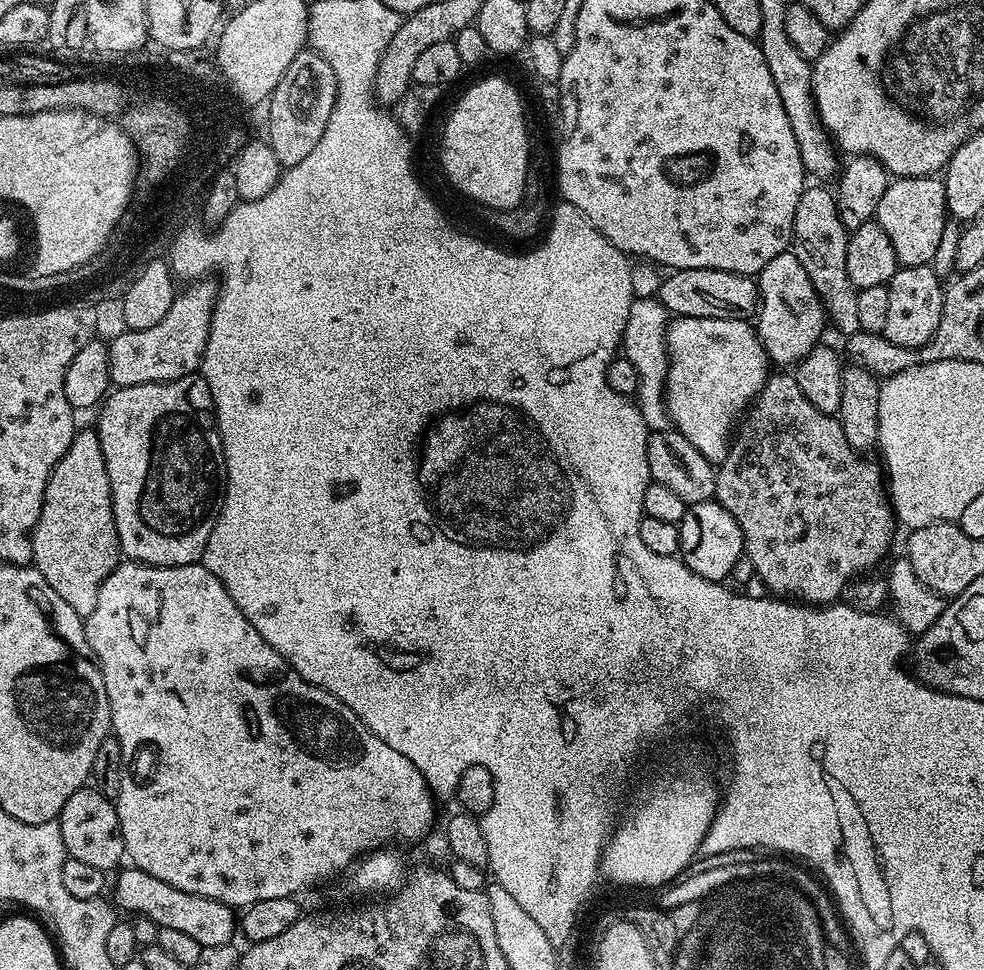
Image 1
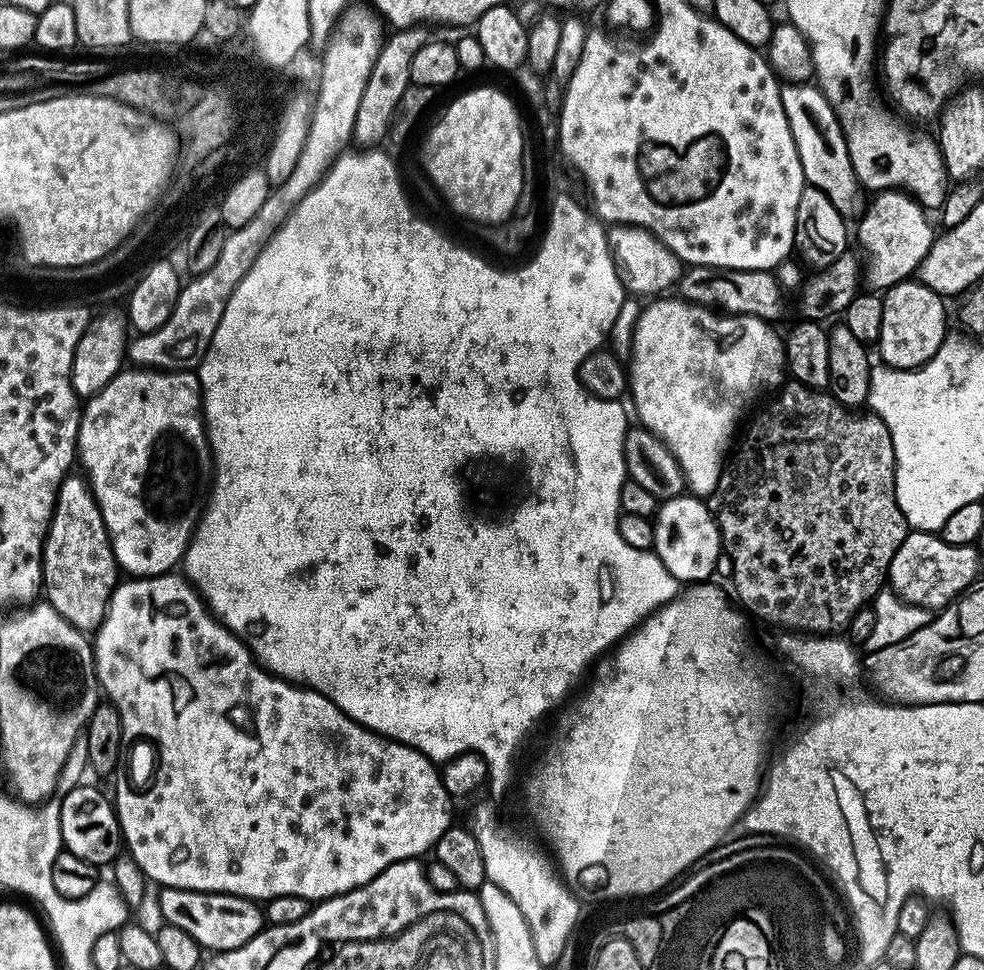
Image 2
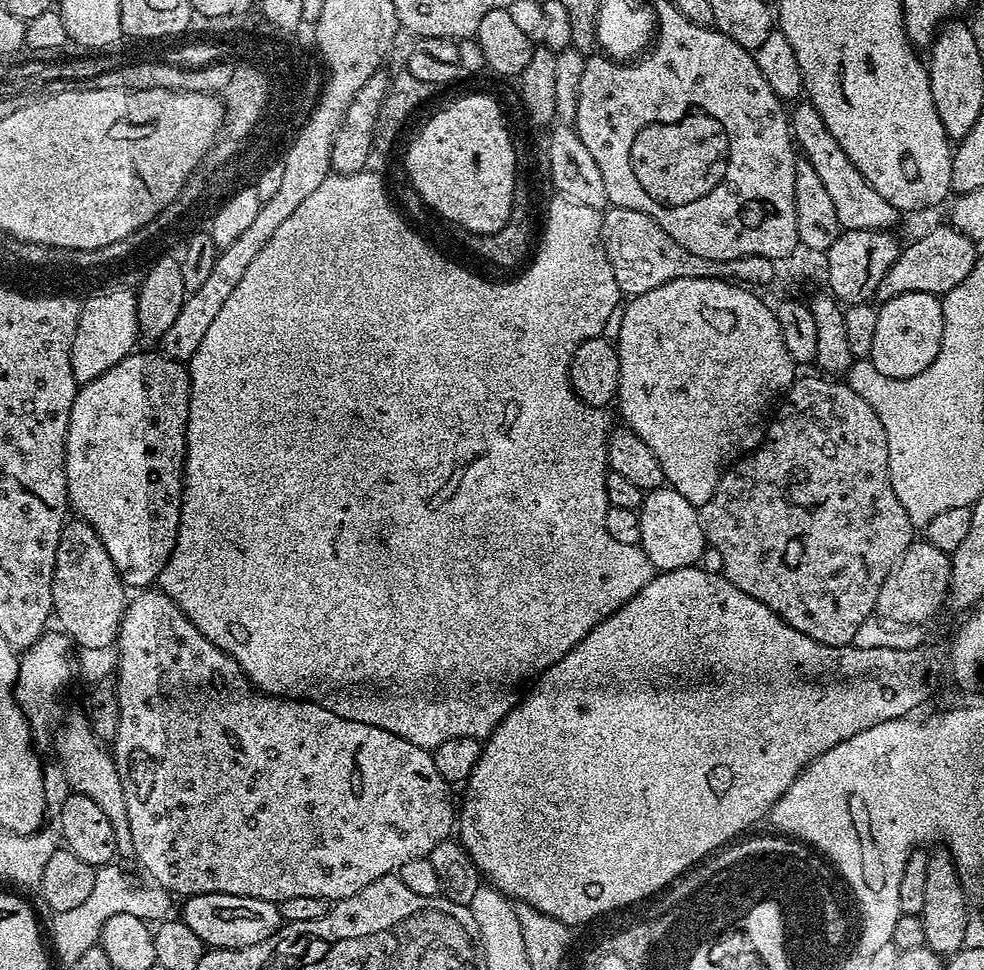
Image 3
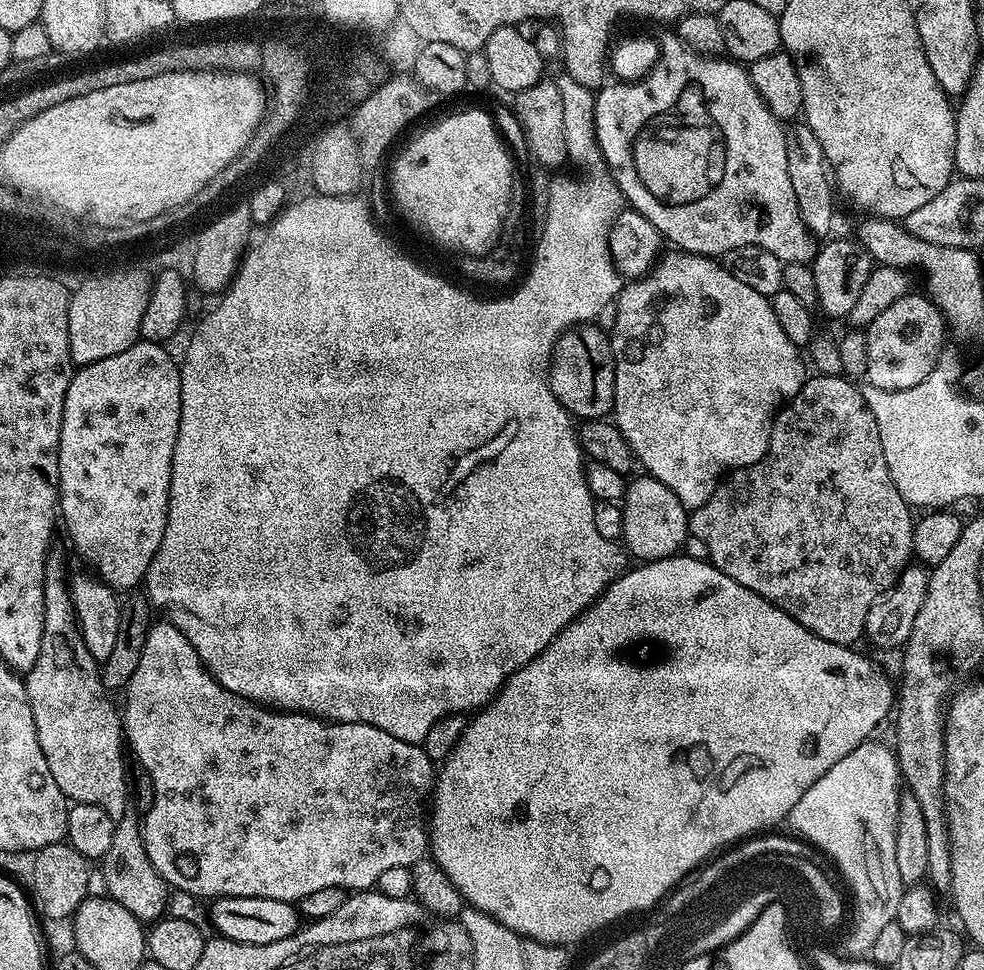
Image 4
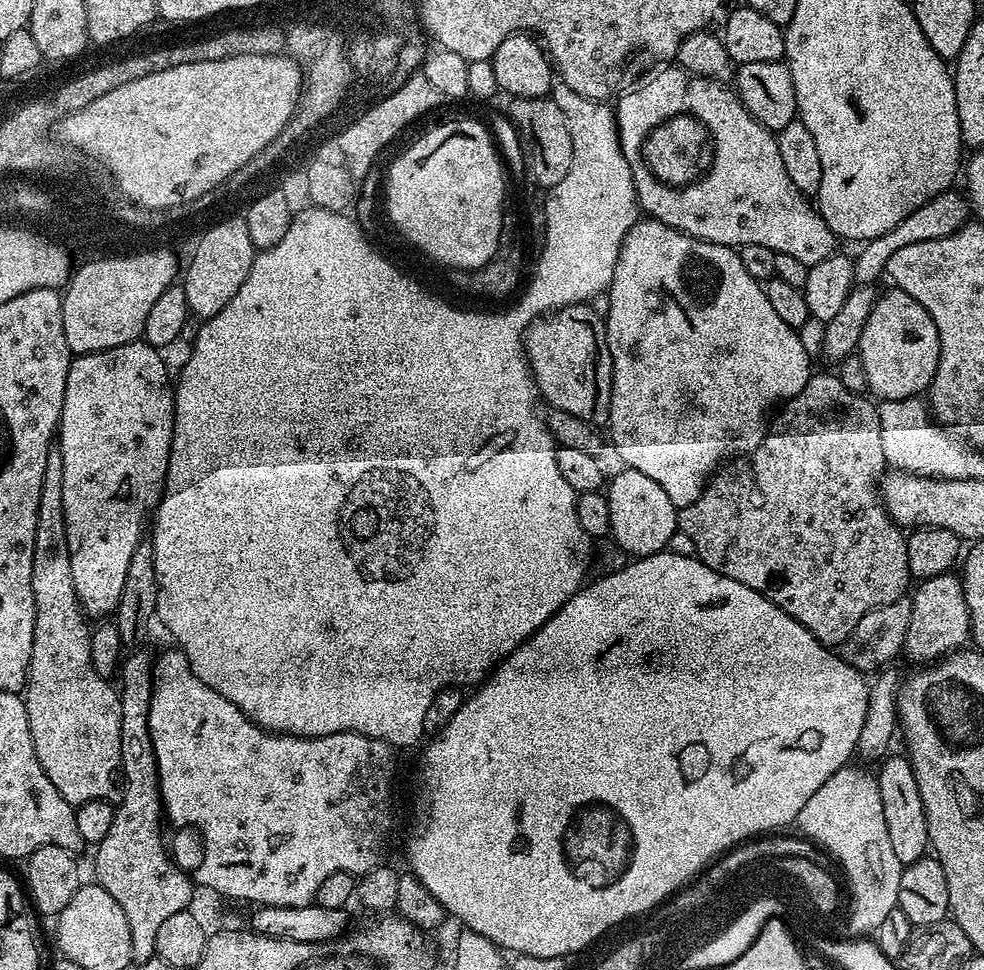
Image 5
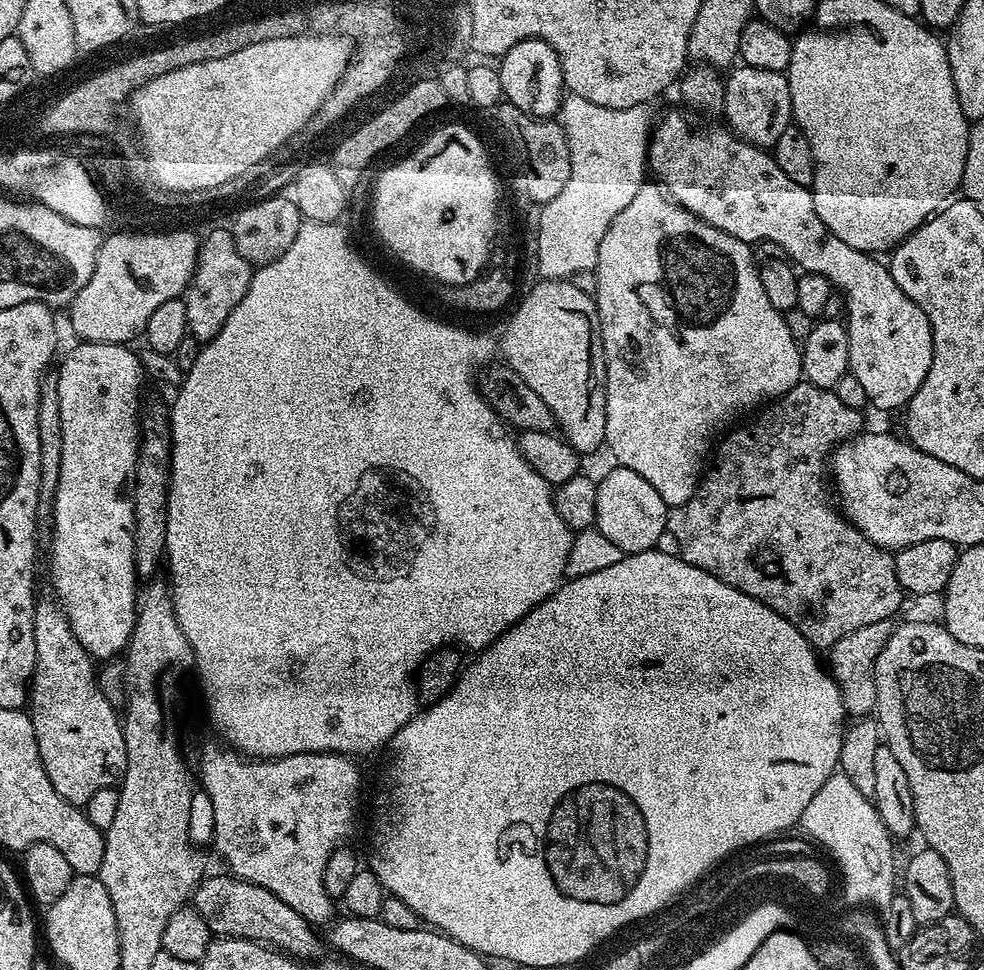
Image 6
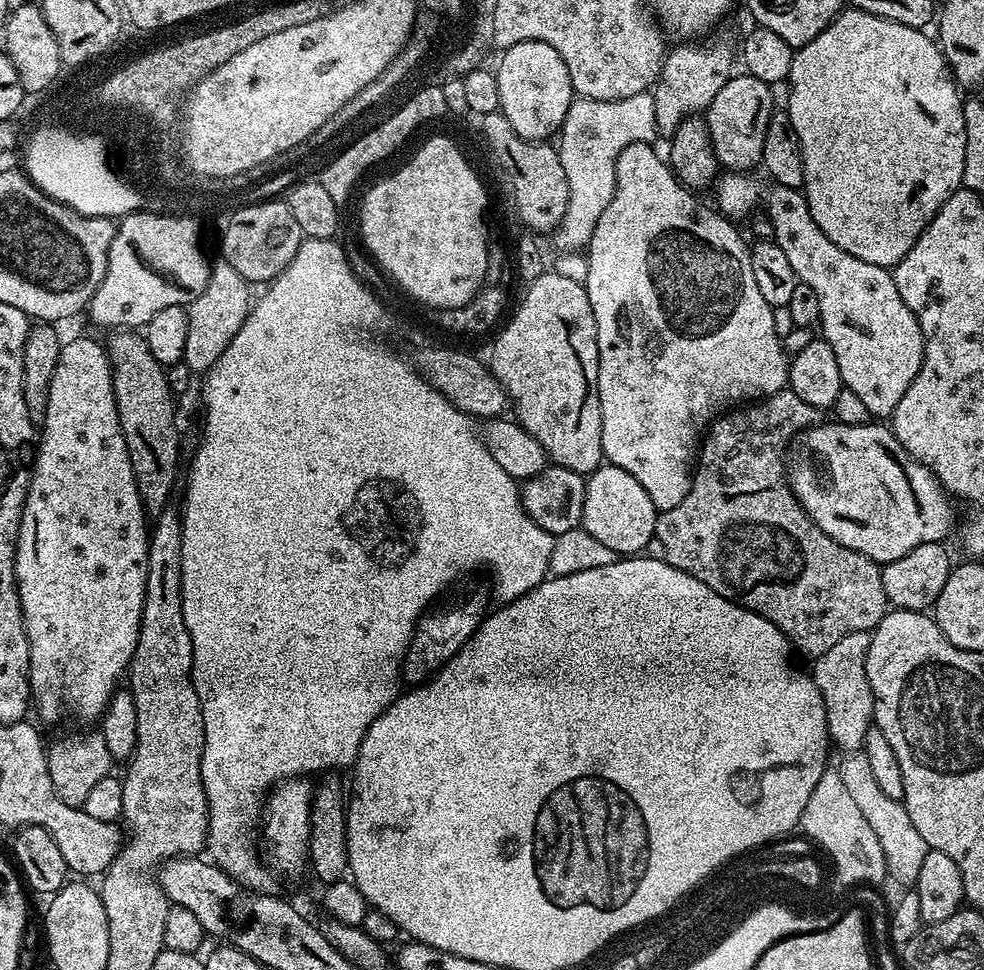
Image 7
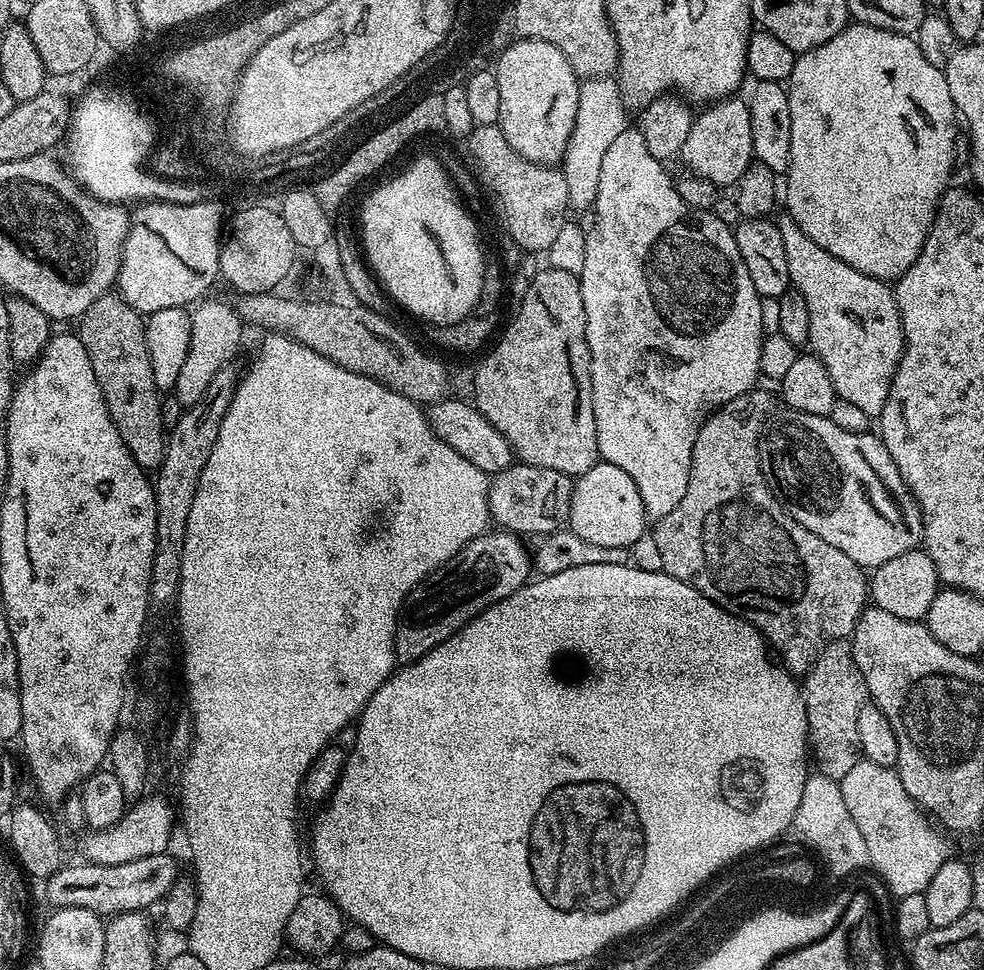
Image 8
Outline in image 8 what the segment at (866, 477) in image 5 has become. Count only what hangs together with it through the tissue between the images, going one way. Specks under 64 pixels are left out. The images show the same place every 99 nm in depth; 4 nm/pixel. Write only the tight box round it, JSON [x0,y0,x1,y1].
[652,386,870,674]

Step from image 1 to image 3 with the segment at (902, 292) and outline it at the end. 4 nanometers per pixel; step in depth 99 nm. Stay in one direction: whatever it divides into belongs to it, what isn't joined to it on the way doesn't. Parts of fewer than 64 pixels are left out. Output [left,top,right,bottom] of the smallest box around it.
[870,294,942,378]

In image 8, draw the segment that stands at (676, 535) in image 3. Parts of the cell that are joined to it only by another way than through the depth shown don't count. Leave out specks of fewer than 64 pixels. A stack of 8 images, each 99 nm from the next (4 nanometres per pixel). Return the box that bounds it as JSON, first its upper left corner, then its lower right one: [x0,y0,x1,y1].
[567,462,646,549]

